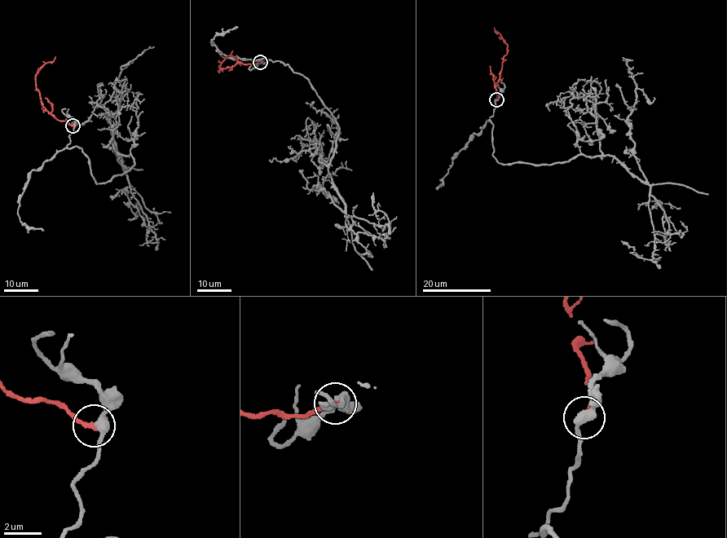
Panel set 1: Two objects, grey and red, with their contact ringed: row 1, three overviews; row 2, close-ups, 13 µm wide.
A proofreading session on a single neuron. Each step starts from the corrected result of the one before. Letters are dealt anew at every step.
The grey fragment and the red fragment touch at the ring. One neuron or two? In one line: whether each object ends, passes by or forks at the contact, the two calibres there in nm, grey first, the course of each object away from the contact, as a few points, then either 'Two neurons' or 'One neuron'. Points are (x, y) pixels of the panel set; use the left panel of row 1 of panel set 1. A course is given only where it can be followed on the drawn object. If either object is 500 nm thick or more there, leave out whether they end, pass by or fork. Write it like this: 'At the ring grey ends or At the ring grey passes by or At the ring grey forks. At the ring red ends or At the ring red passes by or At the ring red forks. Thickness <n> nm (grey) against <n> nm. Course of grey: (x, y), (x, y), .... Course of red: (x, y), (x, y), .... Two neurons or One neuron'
At the ring grey passes by. At the ring red ends. Thickness 400 nm (grey) against 240 nm. Course of grey: (72, 125), (68, 148), (81, 148), (97, 183), (129, 171), (103, 106), (150, 46). Course of red: (72, 125), (59, 121), (42, 105), (35, 83), (37, 72), (55, 57). Two neurons

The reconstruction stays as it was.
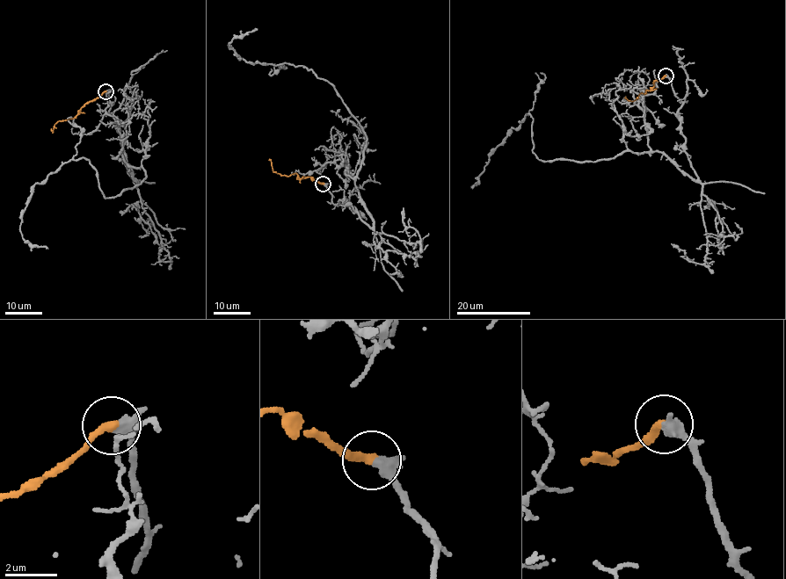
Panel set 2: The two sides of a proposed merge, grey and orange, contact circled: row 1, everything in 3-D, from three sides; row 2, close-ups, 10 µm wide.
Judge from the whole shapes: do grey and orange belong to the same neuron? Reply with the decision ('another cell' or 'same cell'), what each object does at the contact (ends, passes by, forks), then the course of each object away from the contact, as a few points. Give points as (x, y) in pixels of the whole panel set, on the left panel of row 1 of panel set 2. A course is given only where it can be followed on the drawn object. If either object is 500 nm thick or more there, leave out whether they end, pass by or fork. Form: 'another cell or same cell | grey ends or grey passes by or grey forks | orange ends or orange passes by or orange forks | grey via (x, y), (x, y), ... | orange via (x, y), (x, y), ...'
same cell | grey passes by | orange ends | grey via (105, 91), (128, 173), (146, 176), (105, 198), (89, 160), (64, 162), (22, 213), (22, 237), (47, 249) | orange via (105, 91), (87, 102), (76, 115), (58, 120), (53, 133), (51, 129)

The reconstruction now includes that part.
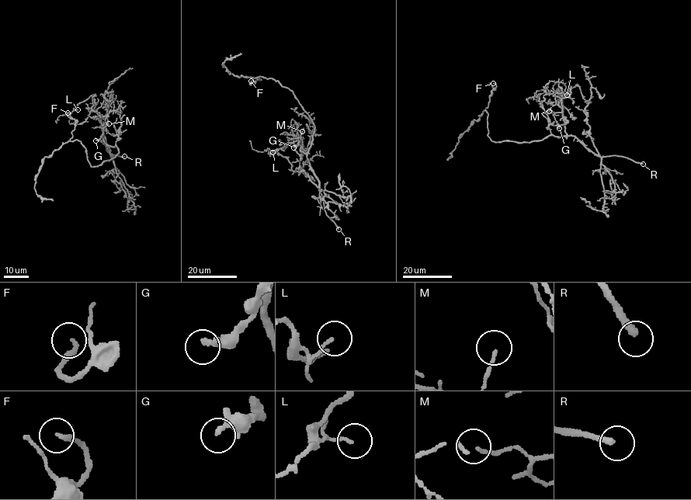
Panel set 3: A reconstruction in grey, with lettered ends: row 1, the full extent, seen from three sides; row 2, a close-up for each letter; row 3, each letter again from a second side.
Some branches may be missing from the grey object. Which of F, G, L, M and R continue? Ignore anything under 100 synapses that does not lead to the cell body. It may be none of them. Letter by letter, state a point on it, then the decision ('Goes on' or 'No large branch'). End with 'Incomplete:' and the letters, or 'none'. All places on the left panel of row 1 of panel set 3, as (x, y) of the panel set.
F: Place: (67, 112). No large branch
G: Place: (95, 140). No large branch
L: Place: (78, 109). No large branch
M: Place: (109, 123). No large branch
R: Place: (124, 156). Goes on
Incomplete: R

